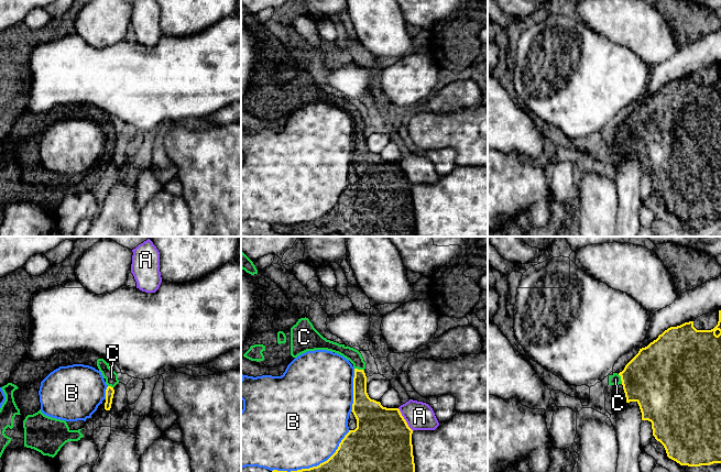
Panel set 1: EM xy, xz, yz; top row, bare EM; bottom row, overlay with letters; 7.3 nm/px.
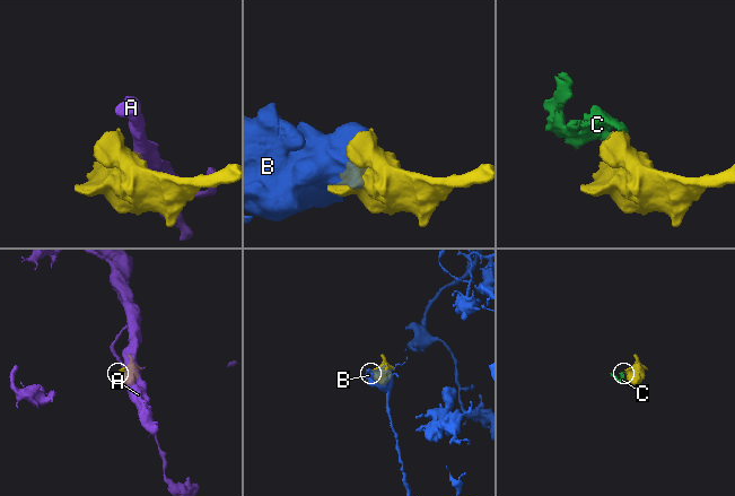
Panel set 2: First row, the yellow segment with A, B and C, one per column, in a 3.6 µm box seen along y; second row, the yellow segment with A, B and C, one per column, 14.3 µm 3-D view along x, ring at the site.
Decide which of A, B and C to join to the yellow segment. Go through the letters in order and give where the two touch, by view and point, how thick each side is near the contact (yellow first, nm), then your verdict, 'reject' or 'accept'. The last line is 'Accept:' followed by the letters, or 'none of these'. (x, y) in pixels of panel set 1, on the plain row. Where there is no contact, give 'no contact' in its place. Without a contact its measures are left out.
A: xz (404, 173) | 440/200 nm | reject
B: xz (314, 220) | 280/500 nm | reject
C: xz (359, 123) | 140/100 nm | accept
Accept: C

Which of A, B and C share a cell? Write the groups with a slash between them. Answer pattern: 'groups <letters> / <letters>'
groups A / B / C

